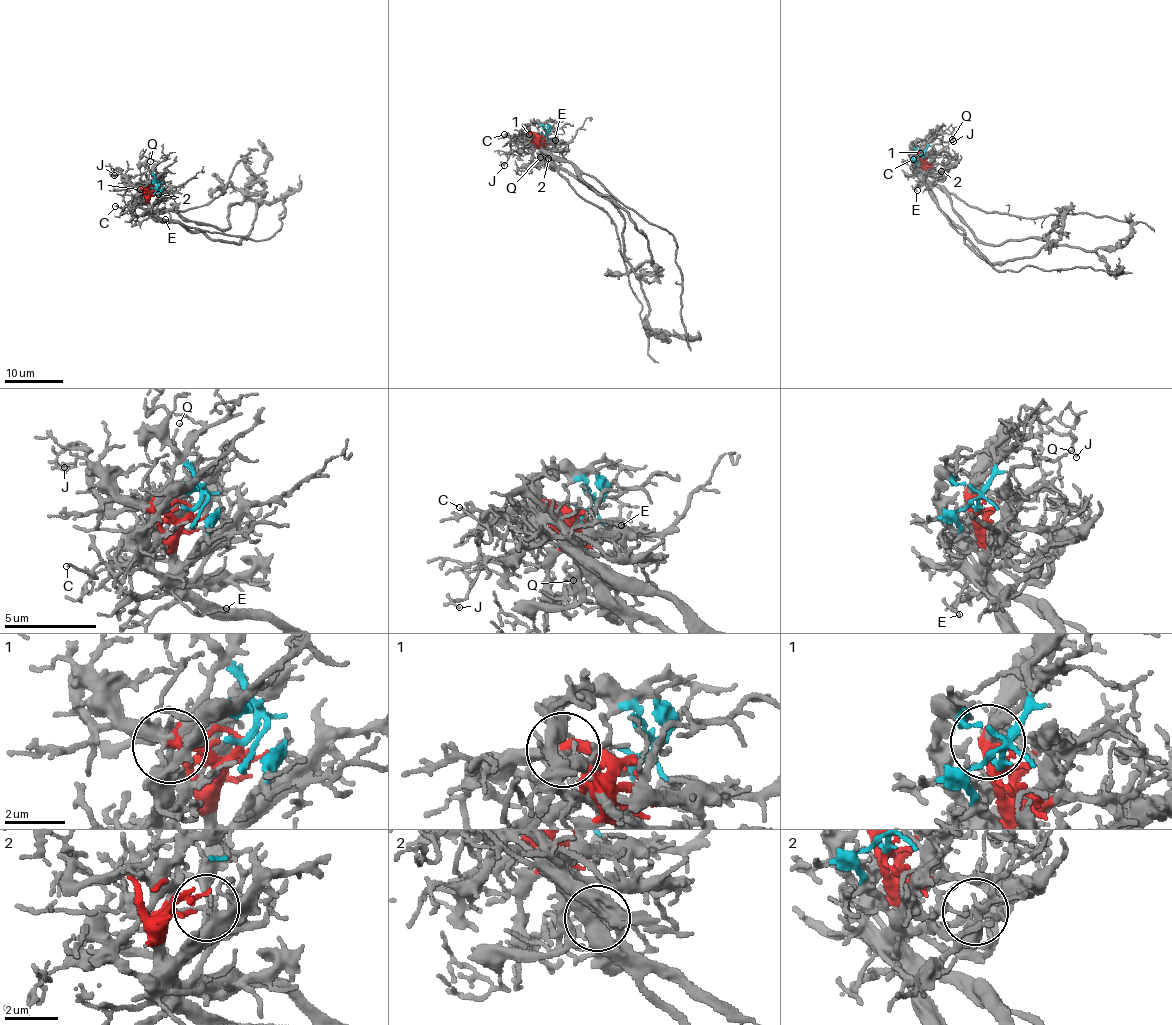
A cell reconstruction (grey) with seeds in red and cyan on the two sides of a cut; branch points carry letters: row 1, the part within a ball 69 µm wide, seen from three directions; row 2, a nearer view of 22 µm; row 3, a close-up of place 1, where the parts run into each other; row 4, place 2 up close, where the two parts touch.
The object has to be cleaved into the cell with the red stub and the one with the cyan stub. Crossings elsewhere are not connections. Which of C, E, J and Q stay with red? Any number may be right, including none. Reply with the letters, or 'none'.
J, Q

